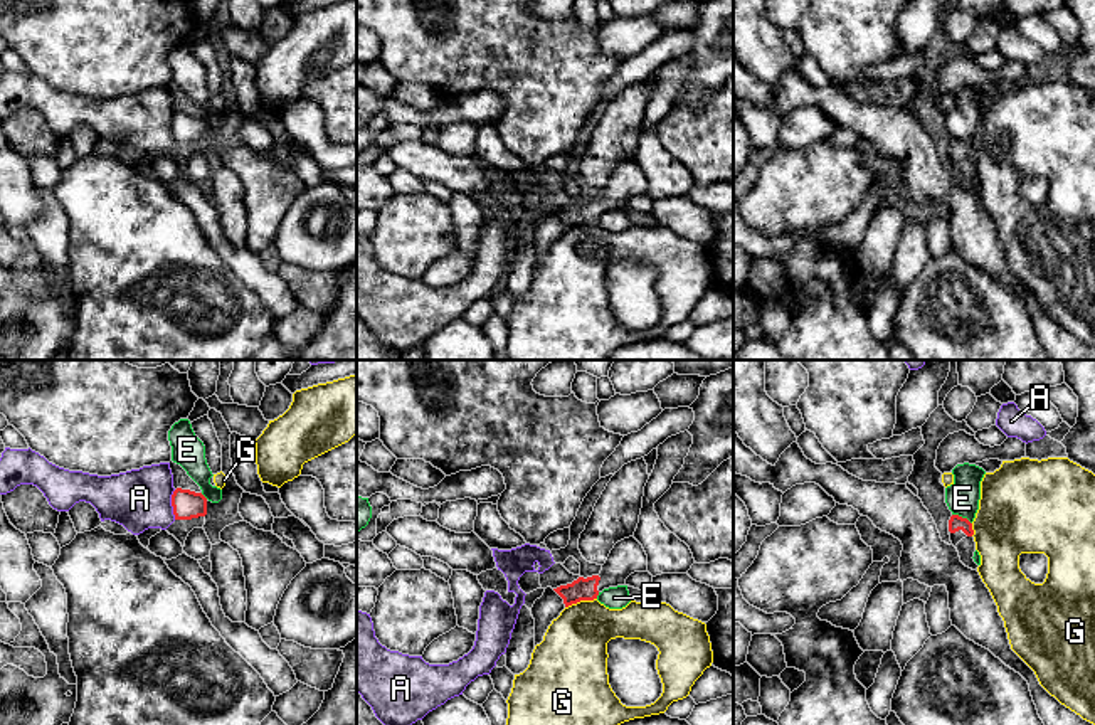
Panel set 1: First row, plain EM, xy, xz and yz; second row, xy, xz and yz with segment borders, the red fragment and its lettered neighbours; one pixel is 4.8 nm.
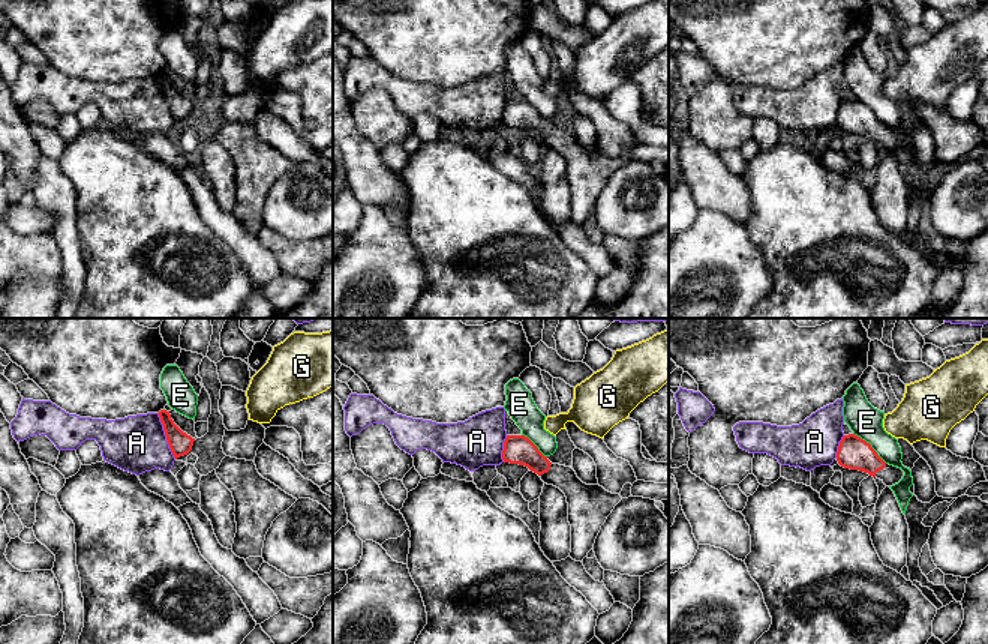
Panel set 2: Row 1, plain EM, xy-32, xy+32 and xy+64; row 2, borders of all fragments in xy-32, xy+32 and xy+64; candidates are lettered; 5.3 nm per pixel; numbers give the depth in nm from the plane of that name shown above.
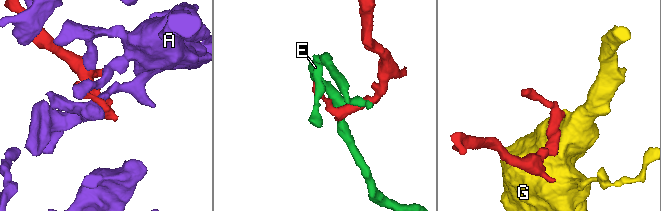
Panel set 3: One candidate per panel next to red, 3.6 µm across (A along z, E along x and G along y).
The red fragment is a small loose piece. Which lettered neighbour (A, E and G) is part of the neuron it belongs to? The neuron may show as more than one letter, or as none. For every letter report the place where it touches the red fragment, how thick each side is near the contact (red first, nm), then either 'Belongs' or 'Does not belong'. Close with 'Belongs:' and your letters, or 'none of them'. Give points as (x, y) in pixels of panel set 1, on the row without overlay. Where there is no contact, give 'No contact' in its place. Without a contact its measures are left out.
A: Touches red at xy (172, 128). Thickness 140 nm (red) against 280 nm. Does not belong
E: Touches red at yz (962, 142). Thickness 70 nm (red) against 160 nm. Does not belong
G: Touches red at xz (581, 222). Thickness 110 nm (red) against 320 nm. Does not belong
Belongs: none of them

